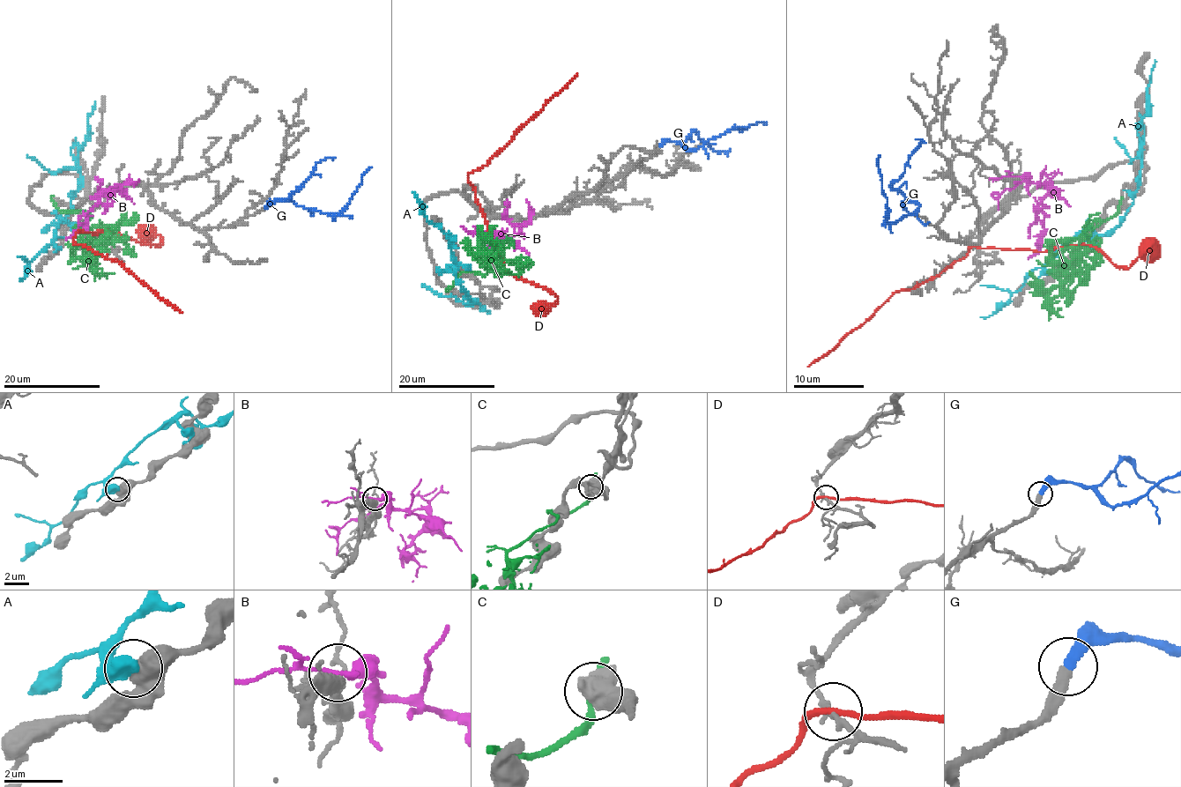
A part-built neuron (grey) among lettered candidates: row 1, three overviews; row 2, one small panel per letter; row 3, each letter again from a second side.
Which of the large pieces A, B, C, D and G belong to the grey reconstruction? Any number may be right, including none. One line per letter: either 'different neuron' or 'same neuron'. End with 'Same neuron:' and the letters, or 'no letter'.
A: different neuron
B: different neuron
C: different neuron
D: different neuron
G: same neuron
Same neuron: G

